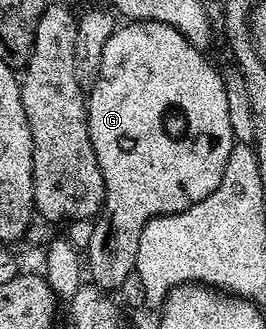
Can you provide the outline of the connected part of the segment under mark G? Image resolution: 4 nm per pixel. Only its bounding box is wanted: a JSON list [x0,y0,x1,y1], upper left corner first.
[85,21,237,292]

